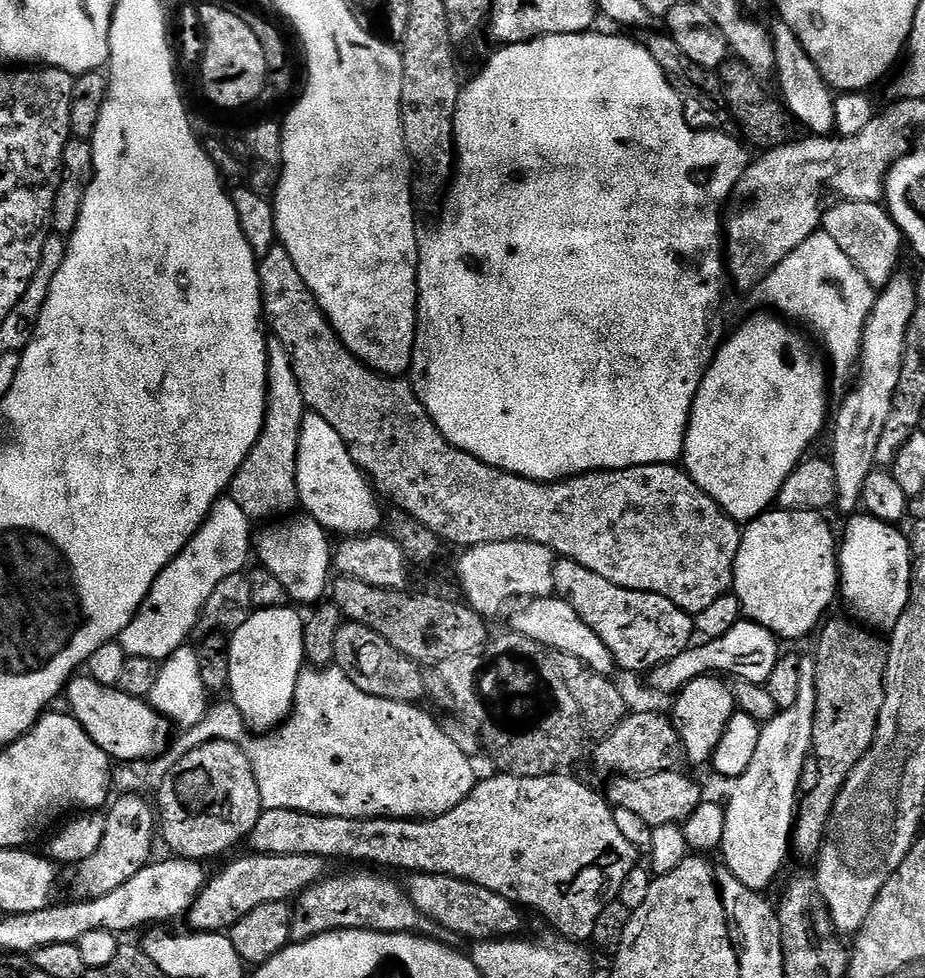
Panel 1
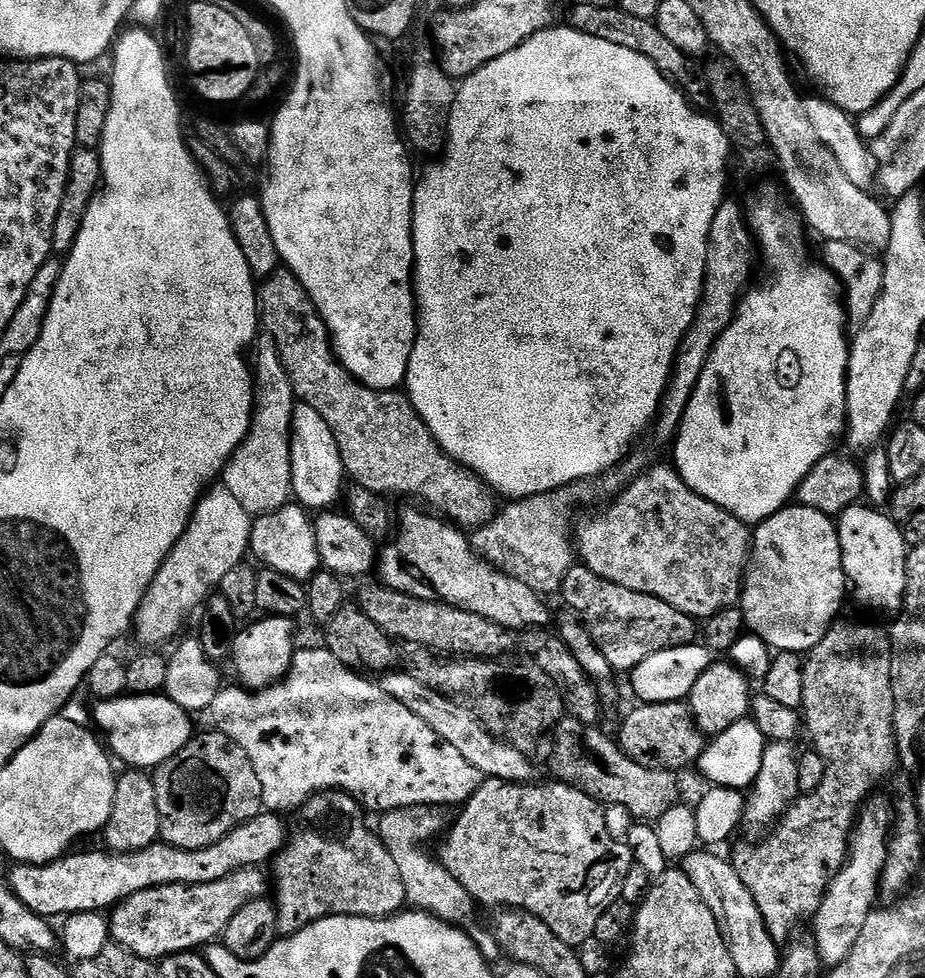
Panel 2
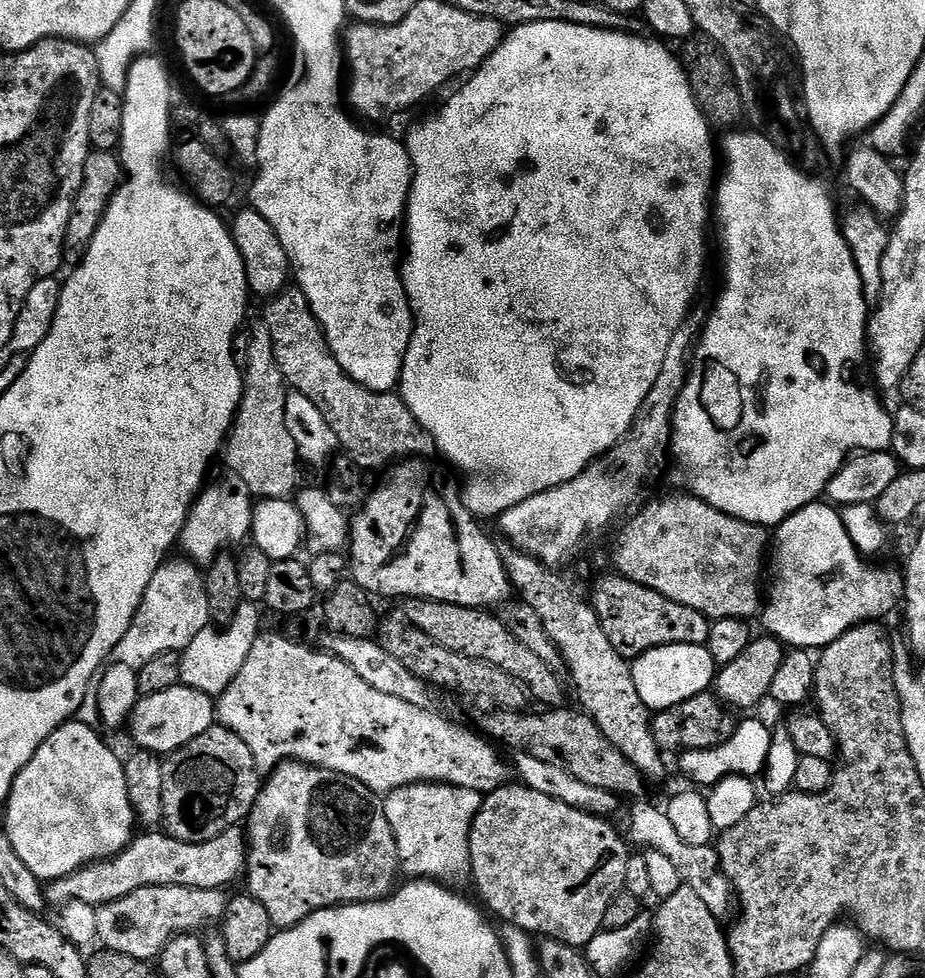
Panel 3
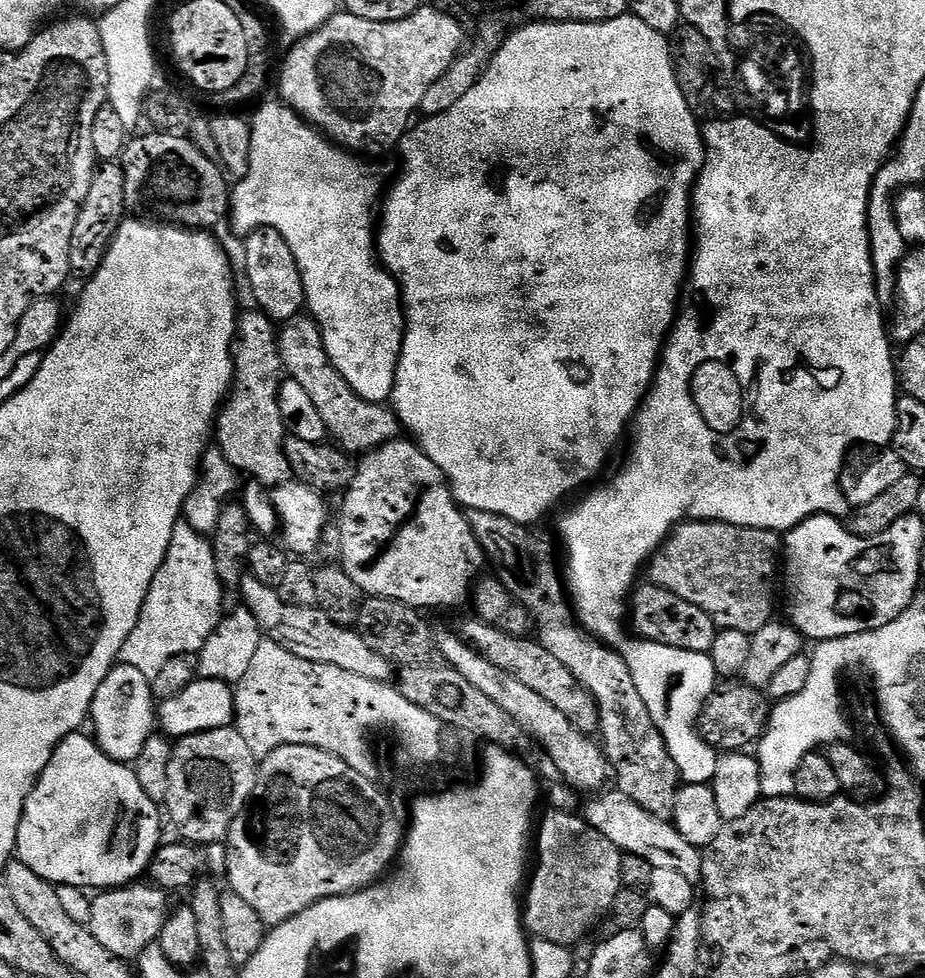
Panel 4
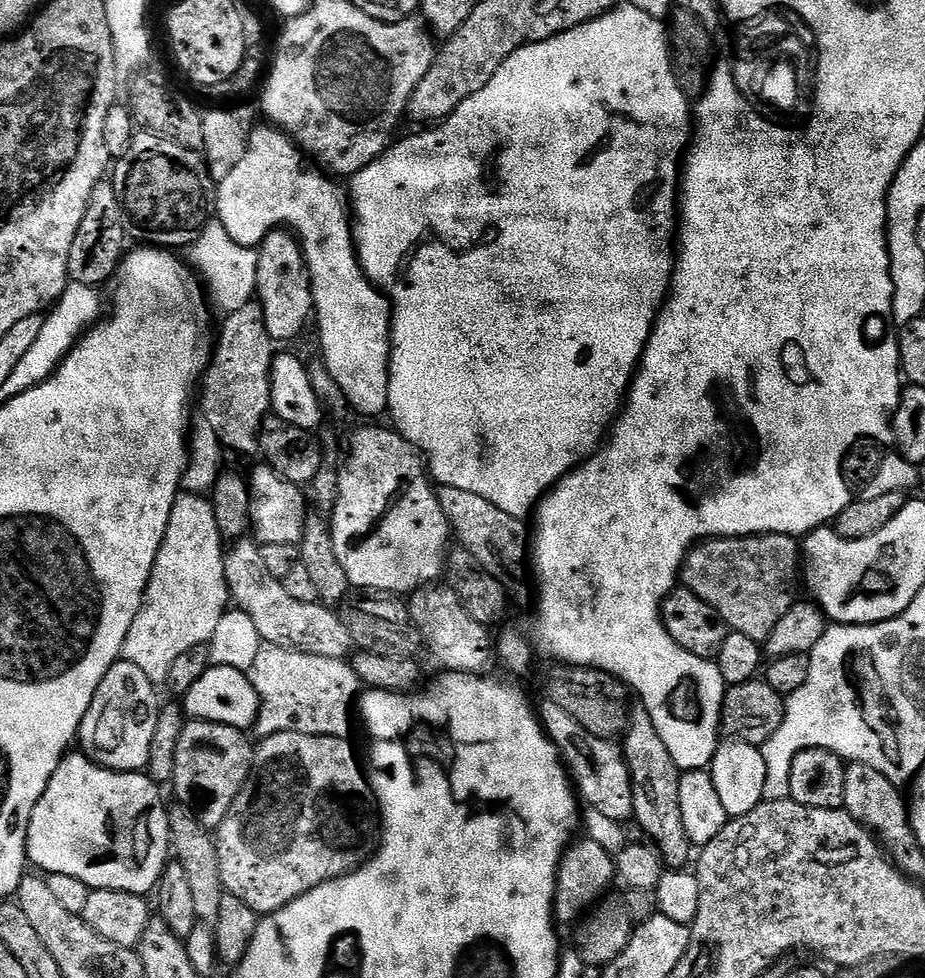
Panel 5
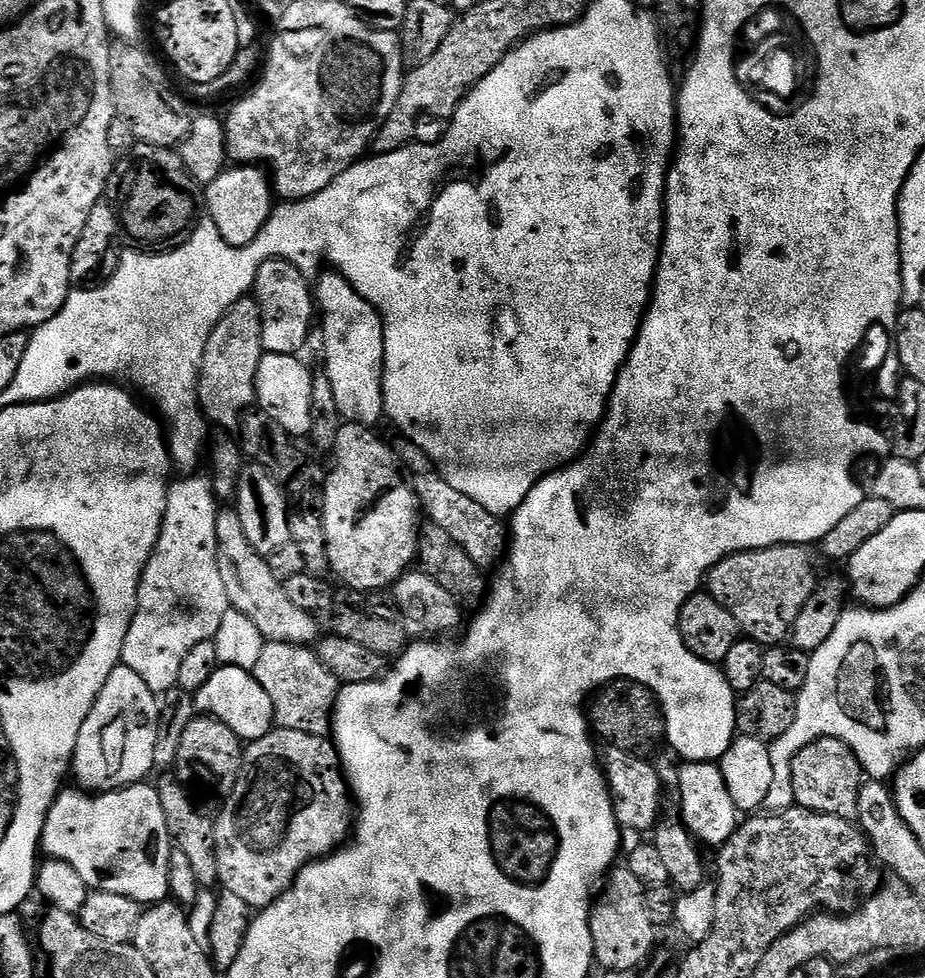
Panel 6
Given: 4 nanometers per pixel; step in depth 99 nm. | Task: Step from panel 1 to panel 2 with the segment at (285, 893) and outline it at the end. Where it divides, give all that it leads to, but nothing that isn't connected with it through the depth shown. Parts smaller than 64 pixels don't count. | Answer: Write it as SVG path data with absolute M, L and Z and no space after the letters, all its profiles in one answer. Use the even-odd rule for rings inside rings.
M263 867L243 868L218 882L171 884L142 890L111 909L110 936L115 943L138 954L138 958L159 962L167 956L200 950L219 941L230 918L246 902L265 899L269 892L270 880Z

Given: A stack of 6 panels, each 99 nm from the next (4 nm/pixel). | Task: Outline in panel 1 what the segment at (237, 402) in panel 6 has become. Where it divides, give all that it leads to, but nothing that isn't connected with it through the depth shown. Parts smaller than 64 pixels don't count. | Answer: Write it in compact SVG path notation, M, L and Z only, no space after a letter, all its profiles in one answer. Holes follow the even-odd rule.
M269 335L268 409L264 415L262 434L254 450L250 450L246 462L242 462L238 474L234 474L230 489L230 498L238 502L238 506L242 506L242 514L246 514L249 520L272 522L297 511L295 508L298 508L300 495L296 481L296 463L305 413L302 386L298 386L298 378L294 378L290 354L286 354L286 346L282 346L279 338Z

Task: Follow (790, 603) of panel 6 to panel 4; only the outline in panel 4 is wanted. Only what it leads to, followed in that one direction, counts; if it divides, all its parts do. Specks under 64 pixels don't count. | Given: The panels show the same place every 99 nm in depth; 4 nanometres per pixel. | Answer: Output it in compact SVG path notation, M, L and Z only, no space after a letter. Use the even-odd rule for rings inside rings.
M685 520L677 524L646 565L651 583L706 610L717 629L742 630L751 637L774 619L776 584L778 588L781 572L781 533L717 520Z

